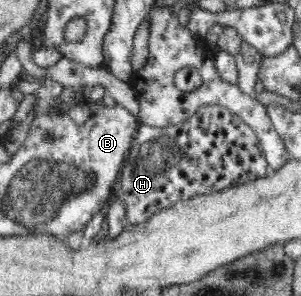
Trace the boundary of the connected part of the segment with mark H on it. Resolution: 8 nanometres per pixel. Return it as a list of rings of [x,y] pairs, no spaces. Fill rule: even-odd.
[[[201,105],[195,116],[177,125],[139,124],[118,175],[117,189],[129,224],[144,222],[158,210],[197,195],[217,193],[230,186],[265,177],[268,162],[255,132],[229,108]]]

